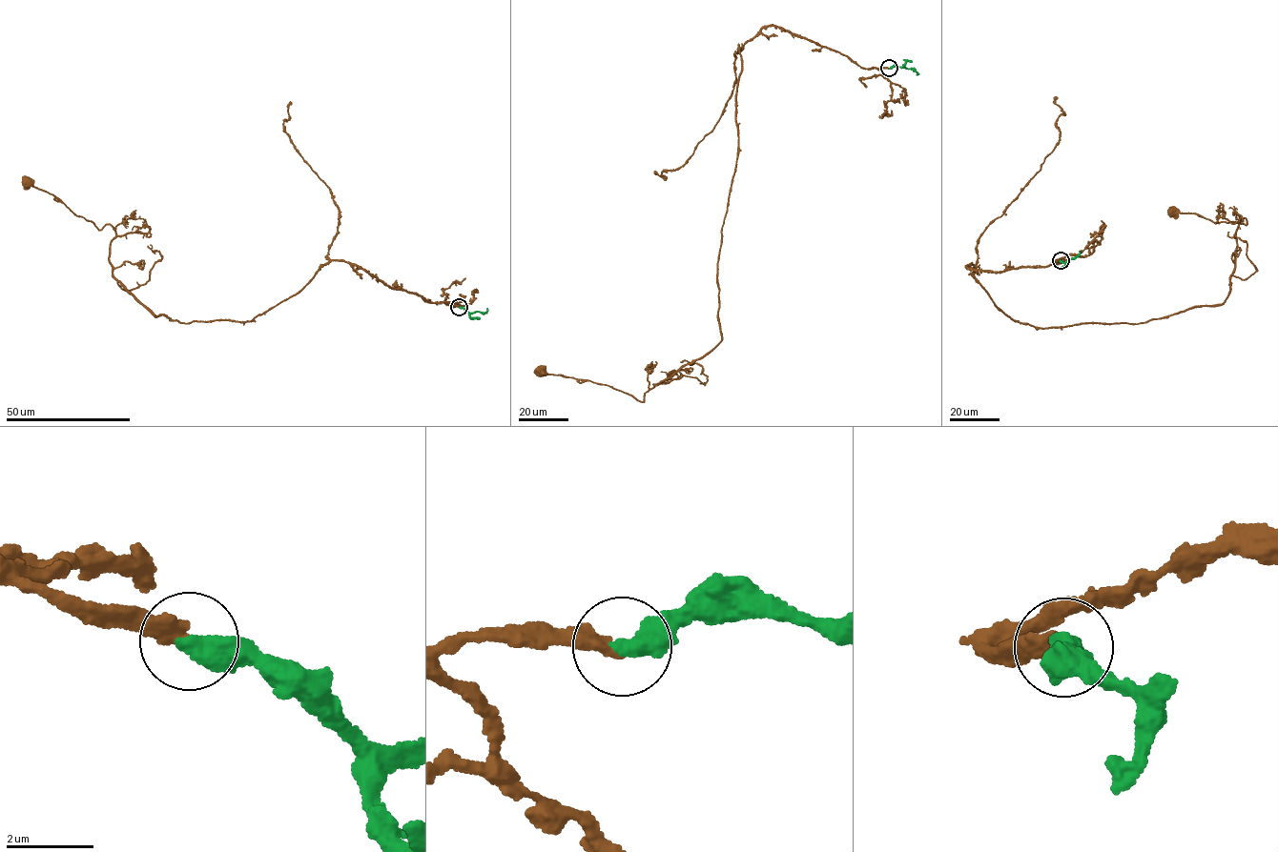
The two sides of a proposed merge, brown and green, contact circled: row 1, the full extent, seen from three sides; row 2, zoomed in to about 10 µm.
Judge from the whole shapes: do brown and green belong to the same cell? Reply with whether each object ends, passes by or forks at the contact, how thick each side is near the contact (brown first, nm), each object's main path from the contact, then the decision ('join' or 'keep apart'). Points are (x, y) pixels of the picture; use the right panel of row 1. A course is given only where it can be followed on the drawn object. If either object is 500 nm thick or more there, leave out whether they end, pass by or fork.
calibres 380 and 500 nm; course brown (1060, 260), (965, 268), (1006, 314), (1041, 328), (1222, 304), (1246, 218), (1172, 211); course green (1060, 260), (1067, 261), (1079, 251); join

